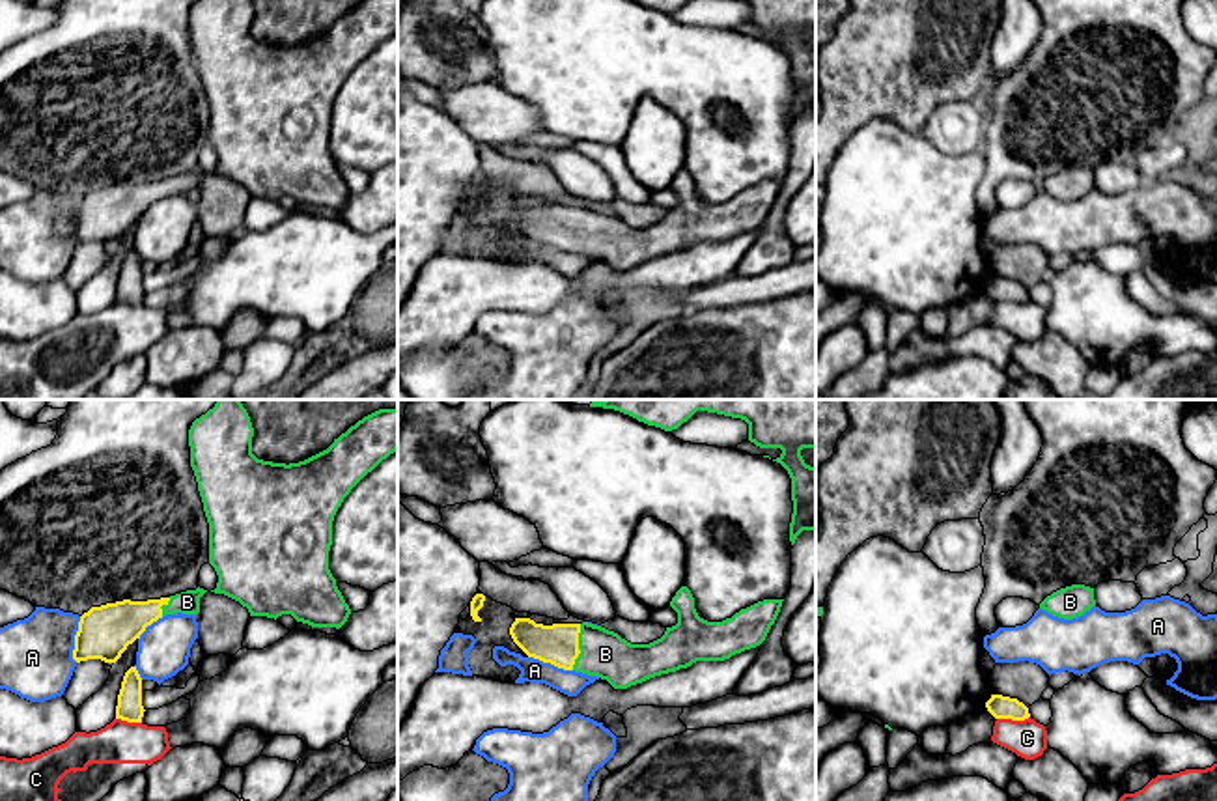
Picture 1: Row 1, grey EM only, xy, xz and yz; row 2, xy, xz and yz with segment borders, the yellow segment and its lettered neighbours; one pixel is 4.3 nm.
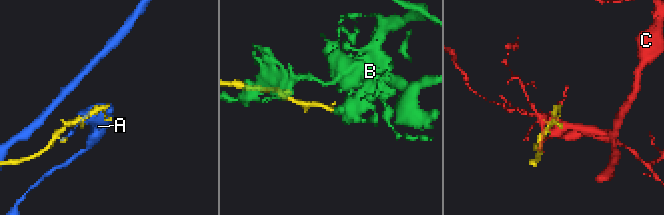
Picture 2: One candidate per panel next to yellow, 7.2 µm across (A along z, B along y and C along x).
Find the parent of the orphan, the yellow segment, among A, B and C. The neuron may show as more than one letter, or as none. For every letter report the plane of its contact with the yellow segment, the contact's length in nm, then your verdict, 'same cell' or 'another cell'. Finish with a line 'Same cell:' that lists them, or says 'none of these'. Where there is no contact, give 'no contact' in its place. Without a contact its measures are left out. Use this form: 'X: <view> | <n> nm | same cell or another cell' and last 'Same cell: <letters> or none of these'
A: xy | 200 nm | another cell
B: xz | 200 nm | same cell
C: yz | 140 nm | another cell
Same cell: B

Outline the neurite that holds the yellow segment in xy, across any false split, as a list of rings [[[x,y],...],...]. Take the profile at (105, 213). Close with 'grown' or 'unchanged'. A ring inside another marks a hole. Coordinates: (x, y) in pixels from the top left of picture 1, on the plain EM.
[[[187,172],[170,179],[147,183],[116,183],[101,189],[91,189],[80,198],[75,217],[73,241],[77,245],[101,241],[116,245],[121,235],[146,213],[147,207],[166,196],[198,196],[200,179],[207,172]]]; grown

